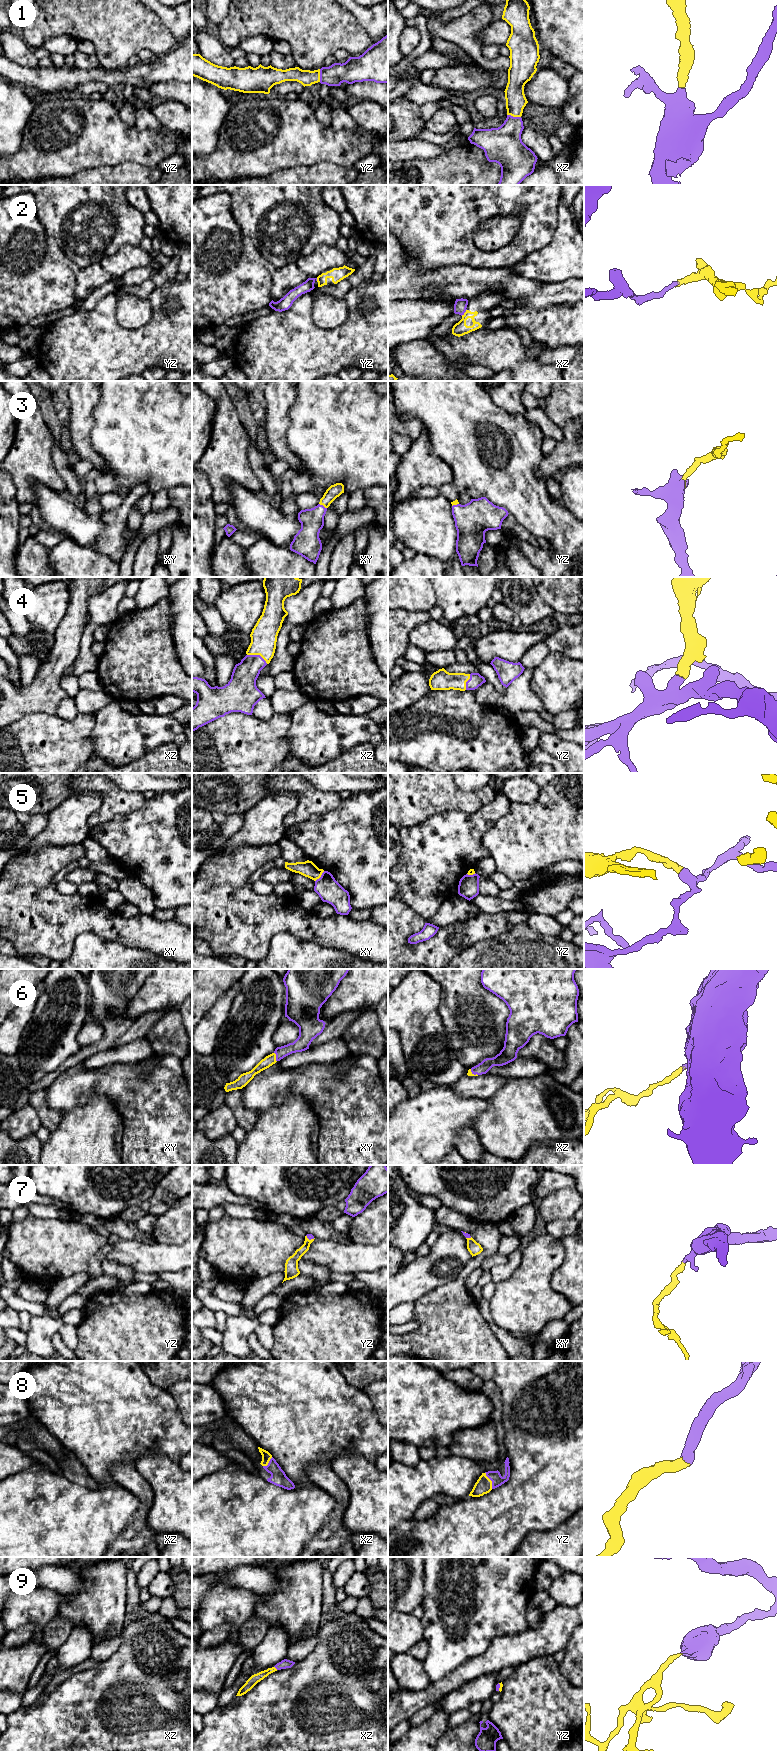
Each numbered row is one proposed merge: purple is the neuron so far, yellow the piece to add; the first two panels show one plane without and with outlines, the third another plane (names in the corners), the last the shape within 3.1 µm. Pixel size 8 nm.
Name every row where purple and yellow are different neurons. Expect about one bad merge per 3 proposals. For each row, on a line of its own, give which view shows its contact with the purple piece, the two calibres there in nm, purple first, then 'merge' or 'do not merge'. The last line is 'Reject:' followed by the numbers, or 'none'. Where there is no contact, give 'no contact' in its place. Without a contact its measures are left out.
1: meets purple in xz; 300 nm thick on the purple side, 160 nm on the other; merge
2: meets purple in xz; 100 nm thick on the purple side, 110 nm on the other; do not merge
3: meets purple in xy; 190 nm thick on the purple side, 110 nm on the other; merge
4: meets purple in xz; 200 nm thick on the purple side, 200 nm on the other; merge
5: meets purple in xy; 190 nm thick on the purple side, 130 nm on the other; do not merge
6: meets purple in xy; 120 nm thick on the purple side, 90 nm on the other; merge
7: meets purple in yz; 50 nm thick on the purple side, 100 nm on the other; merge
8: meets purple in yz; 100 nm thick on the purple side, 130 nm on the other; merge
9: meets purple in xz; 70 nm thick on the purple side, 80 nm on the other; merge
Reject: 2, 5

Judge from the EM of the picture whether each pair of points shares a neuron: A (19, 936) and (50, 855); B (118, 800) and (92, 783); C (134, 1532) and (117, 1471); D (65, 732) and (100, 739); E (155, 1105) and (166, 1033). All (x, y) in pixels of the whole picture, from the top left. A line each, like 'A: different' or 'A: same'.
A: same
B: same
C: same
D: different
E: different

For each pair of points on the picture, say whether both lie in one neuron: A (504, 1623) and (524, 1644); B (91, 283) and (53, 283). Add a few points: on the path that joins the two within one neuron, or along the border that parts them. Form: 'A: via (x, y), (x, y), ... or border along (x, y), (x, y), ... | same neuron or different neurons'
A: border along (528, 1626), (517, 1633), (496, 1636), (491, 1640) | different neurons
B: border along (80, 269), (77, 275), (76, 298) | different neurons

